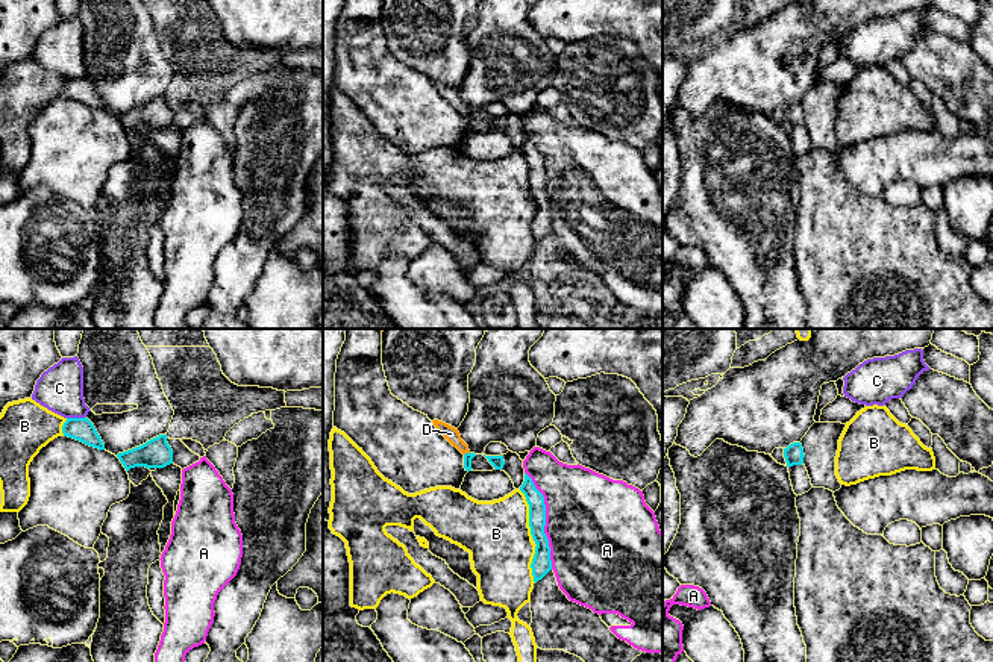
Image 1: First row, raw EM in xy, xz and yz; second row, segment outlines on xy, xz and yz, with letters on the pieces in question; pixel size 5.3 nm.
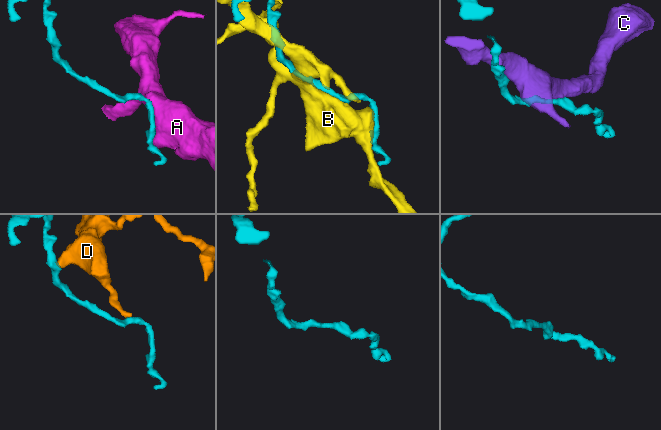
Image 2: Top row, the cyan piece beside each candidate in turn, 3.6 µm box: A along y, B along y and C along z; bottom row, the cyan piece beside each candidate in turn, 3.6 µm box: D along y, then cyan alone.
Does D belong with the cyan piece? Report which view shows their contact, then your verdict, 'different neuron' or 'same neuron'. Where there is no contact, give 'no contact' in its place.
xz | different neuron

